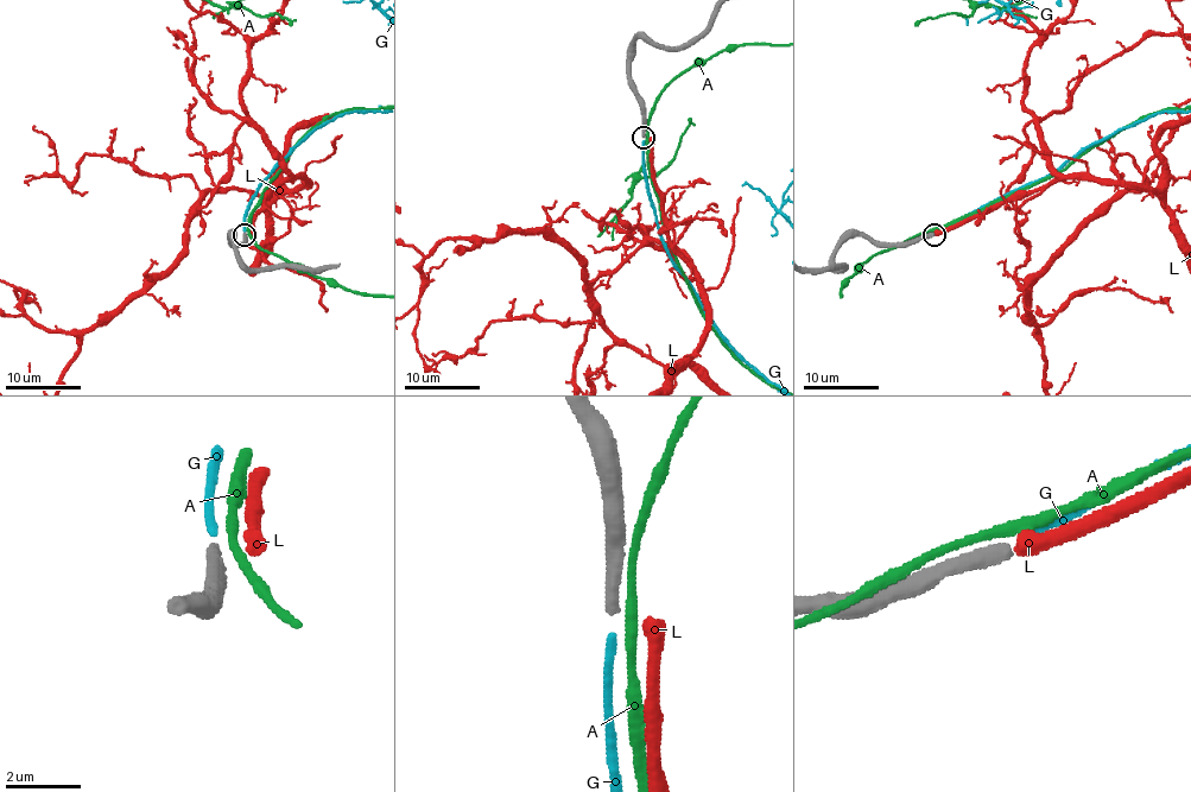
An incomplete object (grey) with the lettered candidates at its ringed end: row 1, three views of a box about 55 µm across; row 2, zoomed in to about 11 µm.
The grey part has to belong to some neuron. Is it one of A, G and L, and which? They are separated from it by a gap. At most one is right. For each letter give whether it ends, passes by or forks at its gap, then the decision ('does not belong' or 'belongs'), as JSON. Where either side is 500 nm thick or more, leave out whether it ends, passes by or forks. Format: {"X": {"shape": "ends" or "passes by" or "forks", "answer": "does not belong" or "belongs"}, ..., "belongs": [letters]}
{"A": {"shape": "passes by", "answer": "does not belong"}, "G": {"shape": "ends", "answer": "does not belong"}, "L": {"shape": "ends", "answer": "does not belong"}, "belongs": []}

